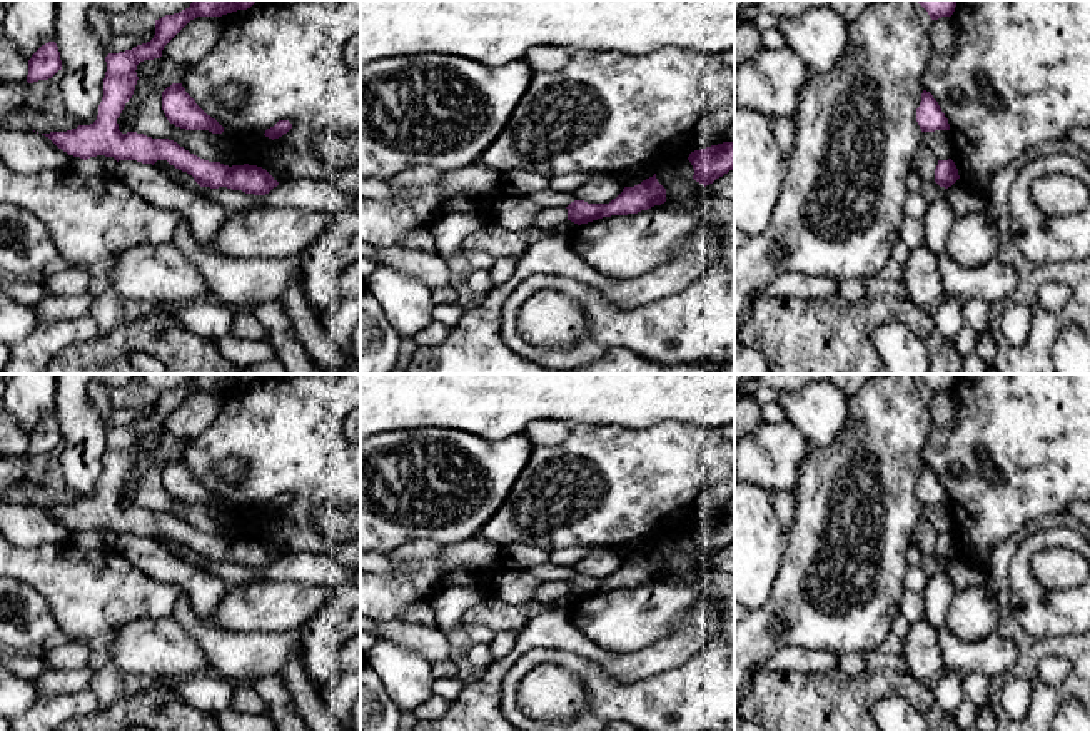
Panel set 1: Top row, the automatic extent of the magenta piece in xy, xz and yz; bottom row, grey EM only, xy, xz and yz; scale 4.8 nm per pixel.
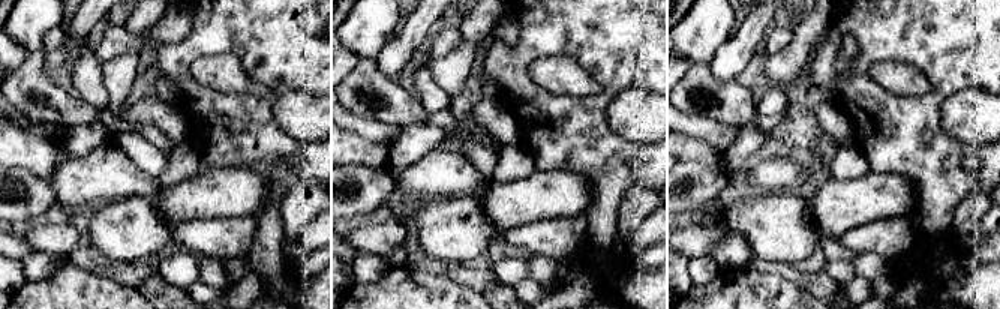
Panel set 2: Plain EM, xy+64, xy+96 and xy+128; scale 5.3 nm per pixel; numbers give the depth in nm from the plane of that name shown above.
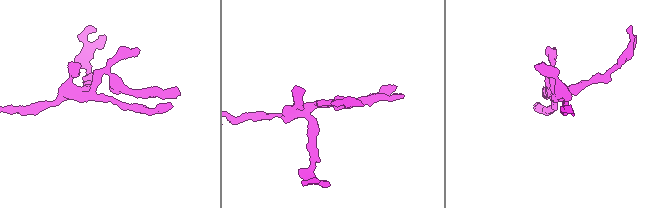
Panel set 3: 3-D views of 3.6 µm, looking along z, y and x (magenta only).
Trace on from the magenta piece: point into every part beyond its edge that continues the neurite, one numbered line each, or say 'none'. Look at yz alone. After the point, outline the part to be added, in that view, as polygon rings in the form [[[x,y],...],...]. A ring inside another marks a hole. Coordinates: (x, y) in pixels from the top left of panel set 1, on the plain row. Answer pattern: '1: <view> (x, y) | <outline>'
none

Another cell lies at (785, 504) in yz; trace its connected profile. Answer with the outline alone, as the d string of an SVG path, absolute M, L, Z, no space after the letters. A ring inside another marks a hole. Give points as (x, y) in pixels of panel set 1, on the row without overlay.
M793 492L773 494L773 506L785 534L790 532L796 516L796 499Z

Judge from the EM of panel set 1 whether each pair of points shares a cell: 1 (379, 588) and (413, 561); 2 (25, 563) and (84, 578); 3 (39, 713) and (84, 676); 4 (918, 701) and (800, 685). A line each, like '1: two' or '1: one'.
1: one
2: one
3: two
4: one

